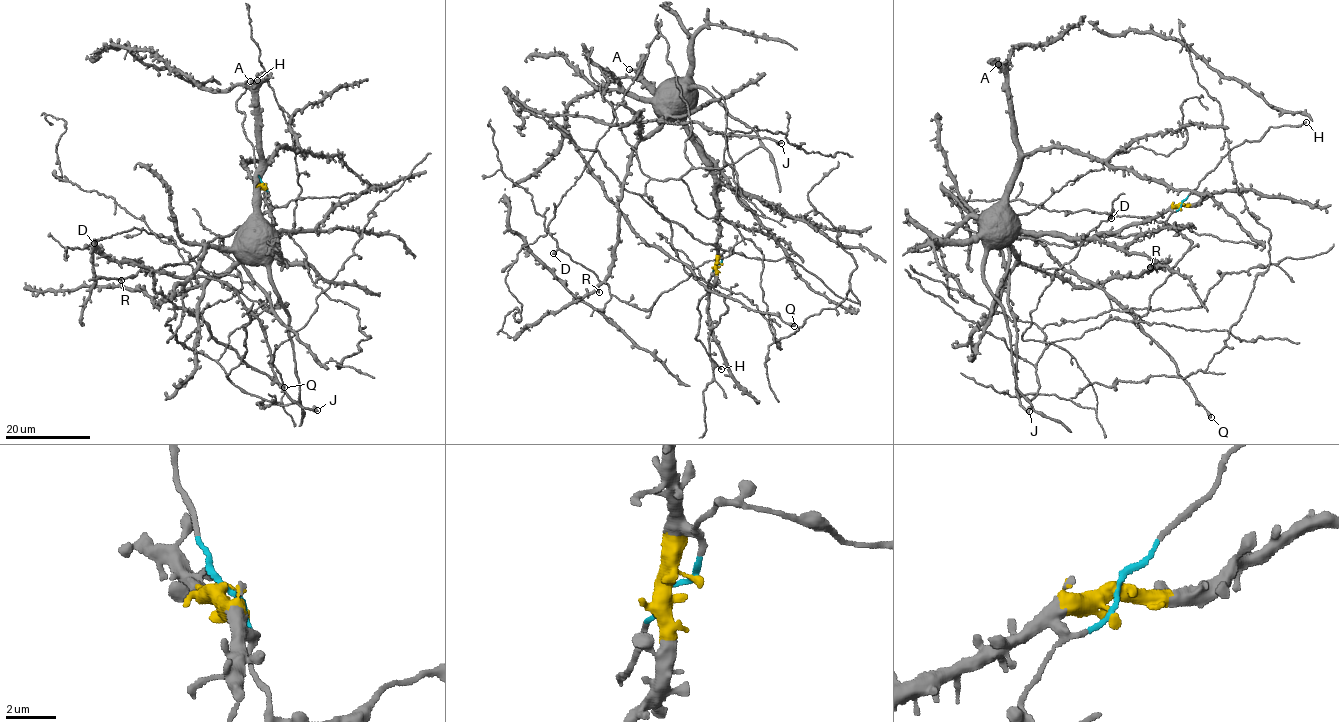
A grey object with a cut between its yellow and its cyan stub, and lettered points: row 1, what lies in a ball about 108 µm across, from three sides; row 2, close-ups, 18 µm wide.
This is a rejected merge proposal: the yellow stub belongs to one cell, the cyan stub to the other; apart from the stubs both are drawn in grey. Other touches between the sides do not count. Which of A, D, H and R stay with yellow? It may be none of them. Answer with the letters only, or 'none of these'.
A, D, R

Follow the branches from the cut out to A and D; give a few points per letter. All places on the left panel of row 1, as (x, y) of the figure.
A: (263, 183), (275, 236), (262, 243), (258, 220), (260, 115), (257, 89), (249, 81)
D: (263, 183), (295, 403), (244, 393), (218, 362), (271, 307), (157, 234), (94, 243)

